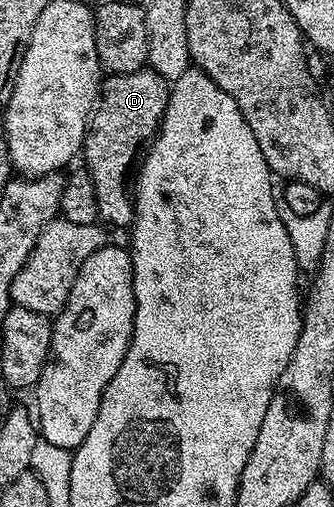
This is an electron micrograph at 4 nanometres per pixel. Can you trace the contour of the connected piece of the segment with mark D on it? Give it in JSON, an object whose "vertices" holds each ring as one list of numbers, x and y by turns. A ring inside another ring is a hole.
{"vertices":[[150,67,129,75,111,75,102,82,81,150,81,161,87,164,84,165,85,172,93,179,93,187,97,191,100,222,123,230,134,222,135,202,129,178,145,143,150,142,159,131,170,94,169,82]]}

